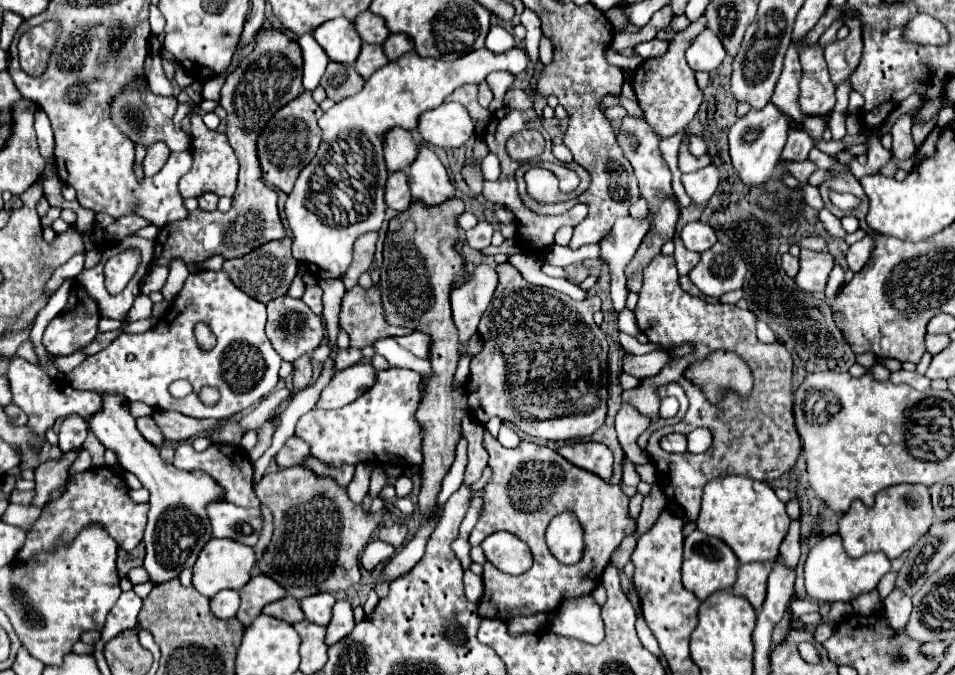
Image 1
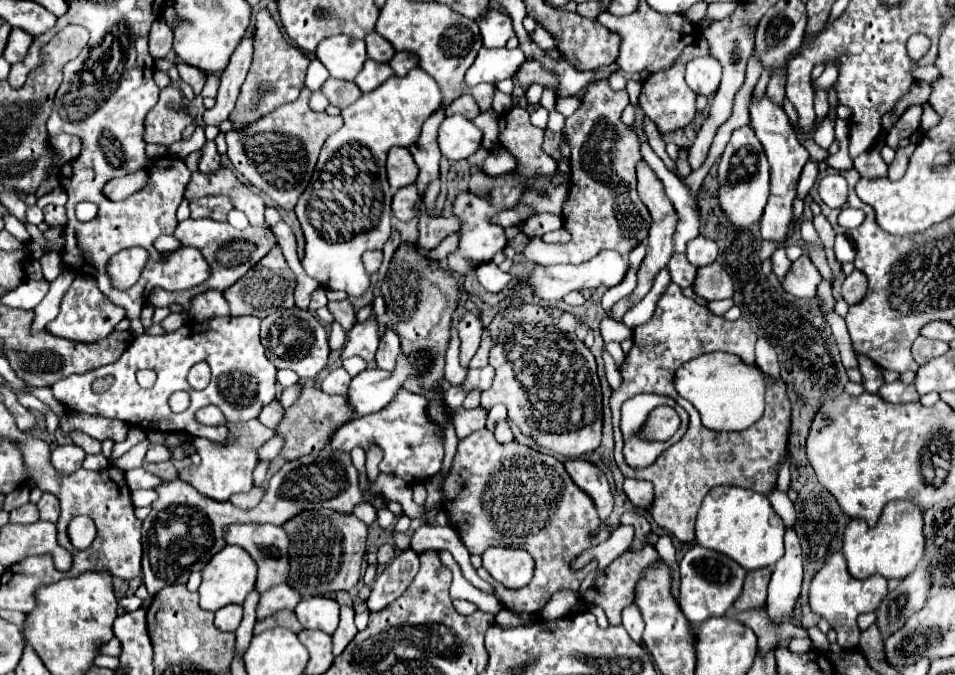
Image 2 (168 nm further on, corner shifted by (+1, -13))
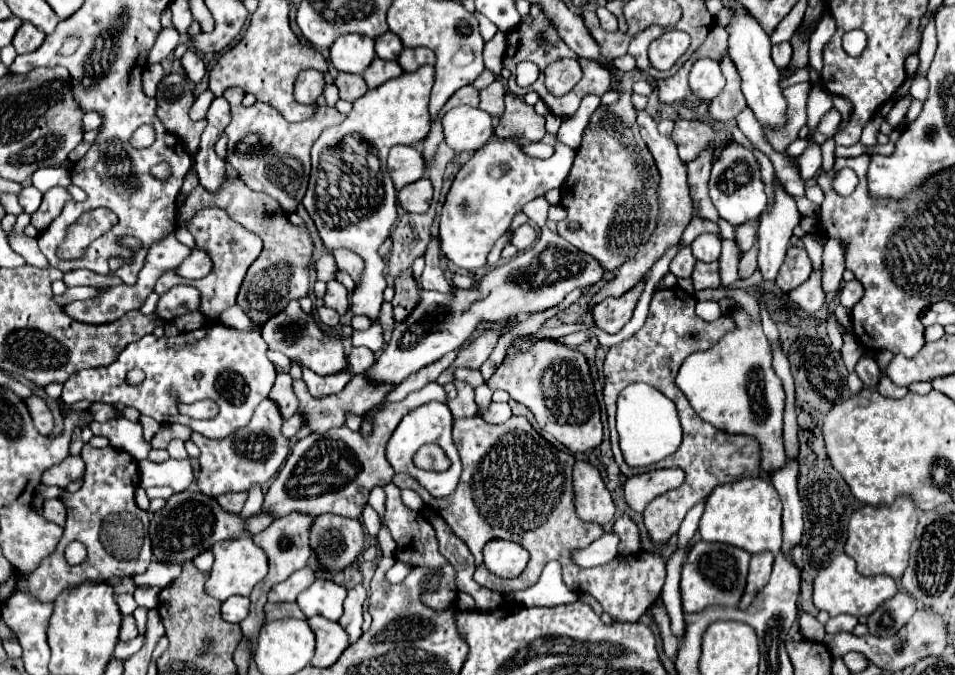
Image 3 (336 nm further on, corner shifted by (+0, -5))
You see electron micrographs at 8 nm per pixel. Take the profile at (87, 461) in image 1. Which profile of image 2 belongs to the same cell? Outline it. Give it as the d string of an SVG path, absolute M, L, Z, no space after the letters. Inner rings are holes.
M87 455L85 461L83 461L83 467L85 469L93 469L93 471L99 471L103 467L107 467L107 457L105 455Z

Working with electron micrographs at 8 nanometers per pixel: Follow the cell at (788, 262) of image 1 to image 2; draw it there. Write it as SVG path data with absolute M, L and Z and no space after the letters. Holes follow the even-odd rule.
M763 97L759 103L751 103L751 125L757 133L757 139L763 143L769 165L771 165L771 195L769 195L767 207L761 217L761 235L763 235L763 239L771 239L771 241L779 243L779 249L771 255L771 261L773 261L773 273L779 279L783 279L785 273L791 269L791 261L785 255L783 239L785 239L787 227L791 223L791 205L793 205L793 199L797 193L797 181L803 171L803 165L809 161L809 151L799 143L785 111L777 105L773 105L767 97Z

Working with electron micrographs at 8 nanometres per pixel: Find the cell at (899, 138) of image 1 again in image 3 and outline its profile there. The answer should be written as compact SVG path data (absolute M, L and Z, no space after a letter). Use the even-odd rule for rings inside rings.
M902 97L902 99L898 99L896 103L894 103L894 107L892 107L892 111L890 111L890 115L888 115L888 123L892 125L892 127L896 127L896 125L900 125L902 123L902 119L904 119L904 115L906 115L906 111L908 111L908 105L910 105L910 97Z

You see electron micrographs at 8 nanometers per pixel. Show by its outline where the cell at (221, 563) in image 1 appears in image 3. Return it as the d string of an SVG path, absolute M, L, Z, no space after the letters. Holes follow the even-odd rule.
M252 537L218 541L212 551L216 559L210 571L210 579L206 581L206 593L218 601L226 601L232 595L250 595L254 585L260 583L268 573L268 557L264 549L252 541Z

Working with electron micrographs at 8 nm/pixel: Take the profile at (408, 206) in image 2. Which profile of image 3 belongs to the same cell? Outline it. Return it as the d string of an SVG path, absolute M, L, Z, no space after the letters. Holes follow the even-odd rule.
M422 177L412 185L406 185L400 193L398 193L398 201L400 207L408 213L426 213L432 201L432 183L430 179Z

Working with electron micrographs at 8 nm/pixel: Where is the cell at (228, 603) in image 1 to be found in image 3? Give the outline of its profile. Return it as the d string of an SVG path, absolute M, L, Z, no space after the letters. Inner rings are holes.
M230 597L226 603L222 603L222 619L228 623L240 623L246 619L250 611L250 599L248 597Z

